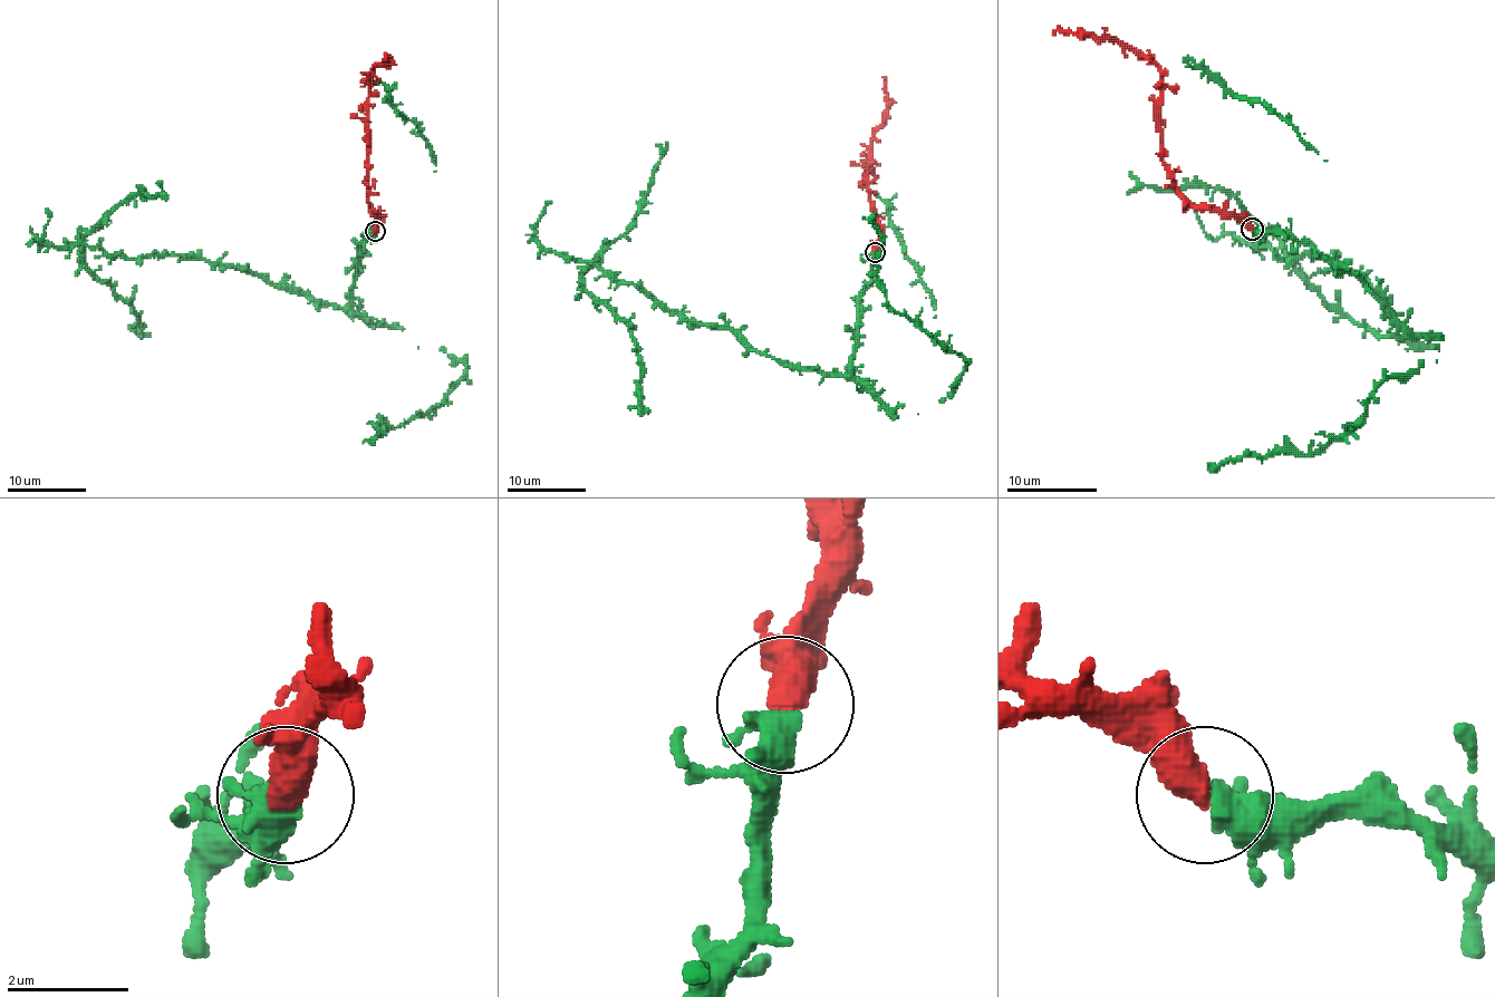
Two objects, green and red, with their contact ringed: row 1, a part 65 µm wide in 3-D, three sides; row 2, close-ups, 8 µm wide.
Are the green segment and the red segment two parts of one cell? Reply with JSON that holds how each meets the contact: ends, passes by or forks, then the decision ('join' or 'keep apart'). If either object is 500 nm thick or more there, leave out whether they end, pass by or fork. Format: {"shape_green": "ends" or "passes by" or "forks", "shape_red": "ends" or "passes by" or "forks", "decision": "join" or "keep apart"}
{"decision": "join"}

